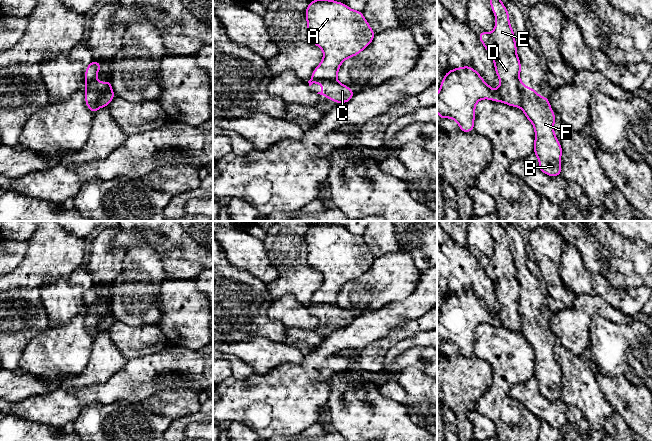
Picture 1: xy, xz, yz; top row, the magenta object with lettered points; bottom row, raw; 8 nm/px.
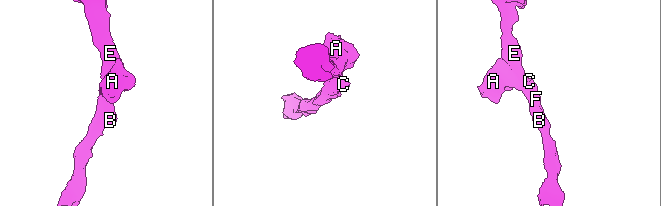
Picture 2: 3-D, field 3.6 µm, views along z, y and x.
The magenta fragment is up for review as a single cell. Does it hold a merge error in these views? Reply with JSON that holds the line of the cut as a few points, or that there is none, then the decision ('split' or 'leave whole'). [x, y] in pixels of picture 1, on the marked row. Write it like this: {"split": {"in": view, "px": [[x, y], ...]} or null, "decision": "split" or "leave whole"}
{"split": {"in": "xy", "px": [[111, 88], [102, 91], [99, 95], [100, 106]]}, "decision": "split"}

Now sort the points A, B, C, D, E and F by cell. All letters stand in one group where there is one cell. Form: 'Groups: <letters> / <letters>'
Groups: A D E / B C F

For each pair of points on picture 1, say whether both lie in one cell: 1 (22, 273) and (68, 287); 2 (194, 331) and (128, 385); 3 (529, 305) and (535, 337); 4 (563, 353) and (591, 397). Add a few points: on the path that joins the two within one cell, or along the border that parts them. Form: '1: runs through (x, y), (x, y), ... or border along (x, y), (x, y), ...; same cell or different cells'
1: border along (74, 272), (44, 283), (39, 288), (41, 303); different cells
2: border along (182, 345), (188, 348), (199, 349); different cells
3: runs through (531, 313), (535, 329); same cell
4: runs through (570, 364), (576, 372), (580, 386); same cell

